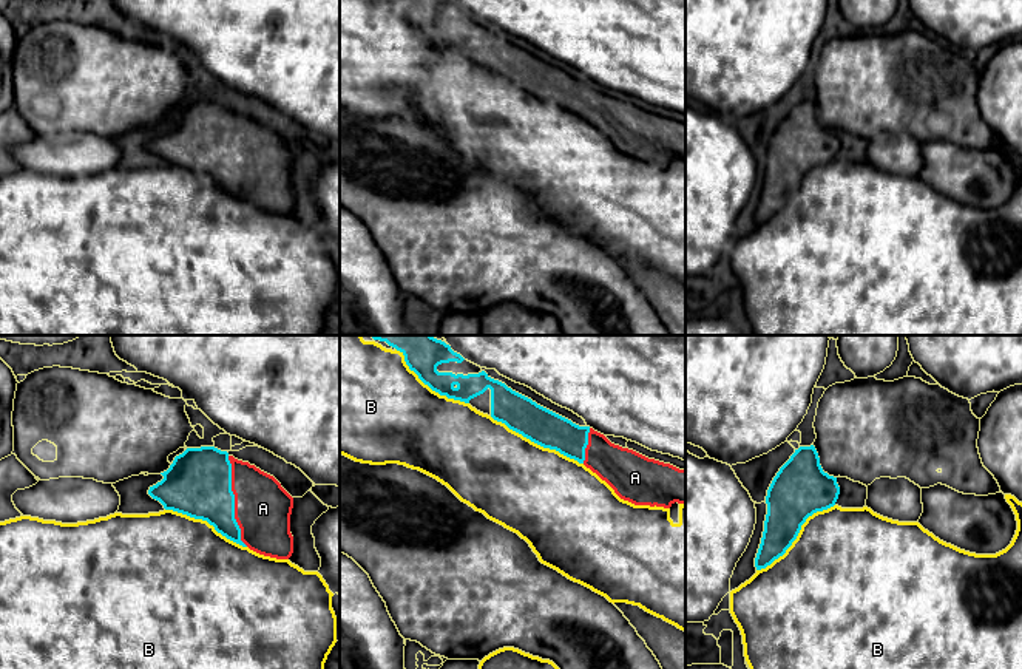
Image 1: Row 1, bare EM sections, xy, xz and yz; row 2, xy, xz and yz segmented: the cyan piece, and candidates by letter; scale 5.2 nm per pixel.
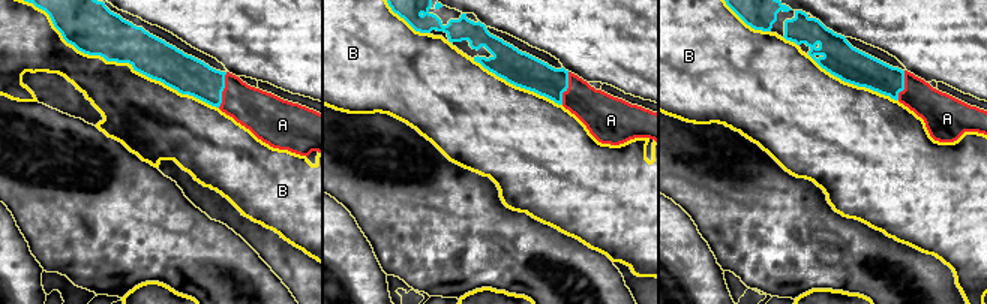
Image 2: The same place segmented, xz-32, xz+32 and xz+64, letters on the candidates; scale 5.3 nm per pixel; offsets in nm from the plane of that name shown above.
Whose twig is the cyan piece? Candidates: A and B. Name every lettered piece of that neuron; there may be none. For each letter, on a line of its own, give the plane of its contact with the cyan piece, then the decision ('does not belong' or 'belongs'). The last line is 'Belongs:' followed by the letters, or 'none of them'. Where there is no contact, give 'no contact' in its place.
A: meets cyan in xy; belongs
B: meets cyan in xz; does not belong
Belongs: A

